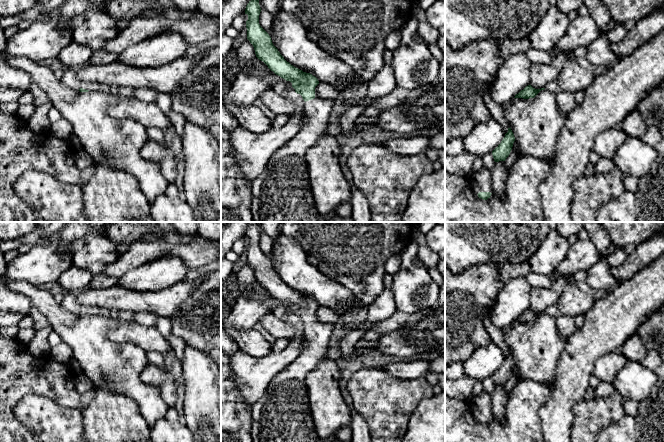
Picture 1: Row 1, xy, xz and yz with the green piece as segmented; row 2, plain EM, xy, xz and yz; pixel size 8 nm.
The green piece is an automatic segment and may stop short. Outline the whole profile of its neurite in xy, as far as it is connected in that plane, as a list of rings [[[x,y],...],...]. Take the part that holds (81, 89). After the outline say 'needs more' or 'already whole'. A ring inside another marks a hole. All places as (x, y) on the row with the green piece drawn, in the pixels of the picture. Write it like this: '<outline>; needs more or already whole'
[[[82,82],[80,92],[88,92],[88,91],[109,91],[109,87],[105,84],[98,84],[93,82]]]; needs more

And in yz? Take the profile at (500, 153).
[[[508,128],[508,132],[505,134],[501,143],[492,151],[495,162],[506,160],[512,150],[514,141],[514,134],[511,128]]]; already whole

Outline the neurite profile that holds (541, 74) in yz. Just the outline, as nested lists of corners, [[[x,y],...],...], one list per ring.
[[[532,64],[530,85],[535,89],[545,88],[548,83],[557,79],[559,70],[552,65]]]

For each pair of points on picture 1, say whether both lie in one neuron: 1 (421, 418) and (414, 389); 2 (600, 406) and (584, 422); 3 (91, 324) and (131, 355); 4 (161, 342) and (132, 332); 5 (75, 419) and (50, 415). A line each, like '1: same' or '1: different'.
1: different
2: same
3: same
4: same
5: same

